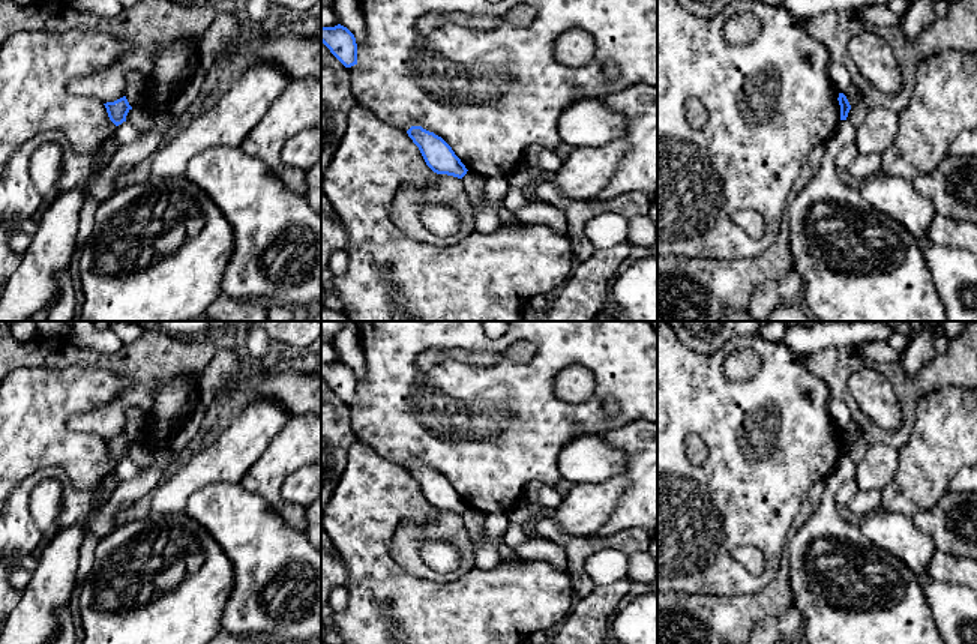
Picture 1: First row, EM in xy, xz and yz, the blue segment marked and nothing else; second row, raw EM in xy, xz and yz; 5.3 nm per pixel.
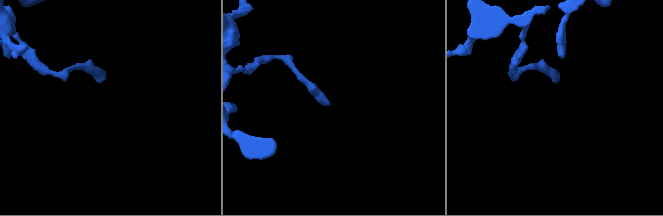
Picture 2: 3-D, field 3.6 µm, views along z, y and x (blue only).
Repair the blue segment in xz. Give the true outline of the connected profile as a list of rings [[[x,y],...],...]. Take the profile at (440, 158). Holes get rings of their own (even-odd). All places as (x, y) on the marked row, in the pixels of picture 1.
[[[411,126],[407,134],[419,147],[426,165],[434,173],[458,179],[462,179],[467,174],[468,170],[465,165],[441,137],[423,129],[422,126]]]

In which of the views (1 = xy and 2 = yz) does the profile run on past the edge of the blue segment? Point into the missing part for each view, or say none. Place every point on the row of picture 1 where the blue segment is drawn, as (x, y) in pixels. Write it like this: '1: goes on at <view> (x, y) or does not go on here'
1: does not go on here
2: does not go on here

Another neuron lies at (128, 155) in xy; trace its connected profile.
[[[147,129],[141,137],[114,153],[104,171],[92,182],[87,197],[93,197],[102,204],[119,189],[119,176],[125,168],[132,168],[150,158],[170,135]]]

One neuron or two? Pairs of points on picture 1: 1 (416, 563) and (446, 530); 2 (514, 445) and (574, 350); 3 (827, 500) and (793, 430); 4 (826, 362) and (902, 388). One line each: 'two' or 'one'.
1: one
2: one
3: two
4: one

